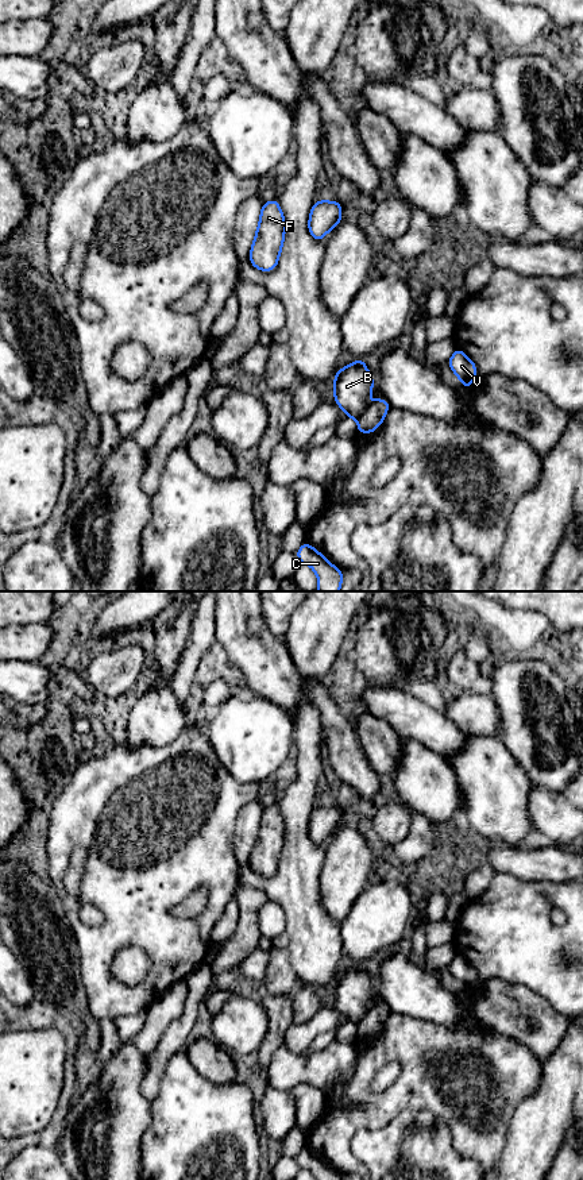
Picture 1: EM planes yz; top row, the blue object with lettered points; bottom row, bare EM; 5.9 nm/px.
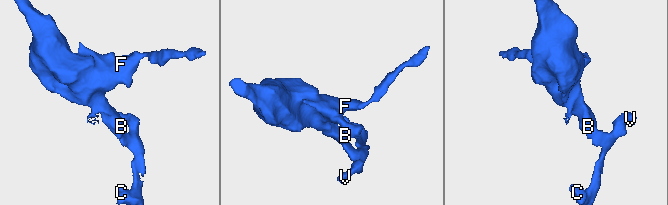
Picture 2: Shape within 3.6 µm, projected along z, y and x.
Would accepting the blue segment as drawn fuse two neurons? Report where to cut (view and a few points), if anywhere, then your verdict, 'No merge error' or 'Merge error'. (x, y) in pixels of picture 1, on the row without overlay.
Split along yz (369, 1010), (356, 1024). Merge error

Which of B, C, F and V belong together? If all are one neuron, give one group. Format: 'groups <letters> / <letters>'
groups B F / C V

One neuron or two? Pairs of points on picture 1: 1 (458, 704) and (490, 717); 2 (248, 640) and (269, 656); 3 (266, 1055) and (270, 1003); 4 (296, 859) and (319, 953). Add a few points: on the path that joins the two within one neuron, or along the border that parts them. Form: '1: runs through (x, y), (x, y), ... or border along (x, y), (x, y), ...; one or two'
1: runs through (466, 710), (482, 717); one
2: runs through (254, 646), (263, 655); one
3: runs through (271, 1042), (275, 1036), (275, 1015); one
4: runs through (297, 882), (297, 893), (311, 930); one

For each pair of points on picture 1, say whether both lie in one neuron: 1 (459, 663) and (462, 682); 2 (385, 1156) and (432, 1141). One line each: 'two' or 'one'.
1: one
2: one

